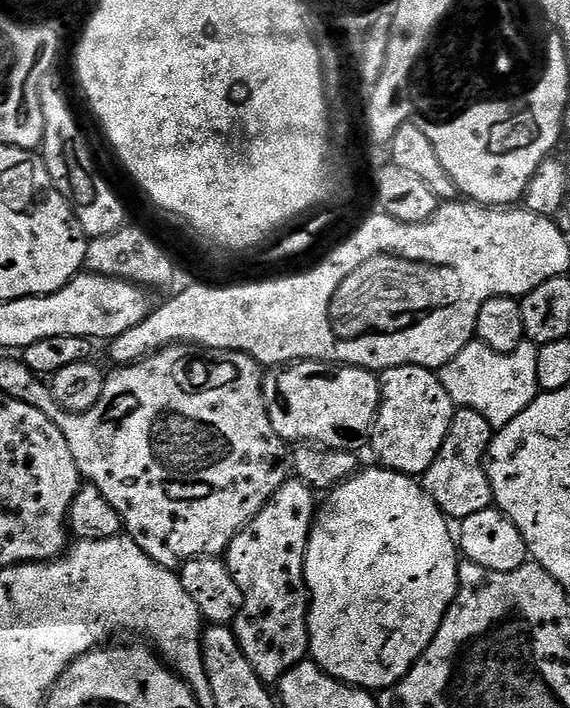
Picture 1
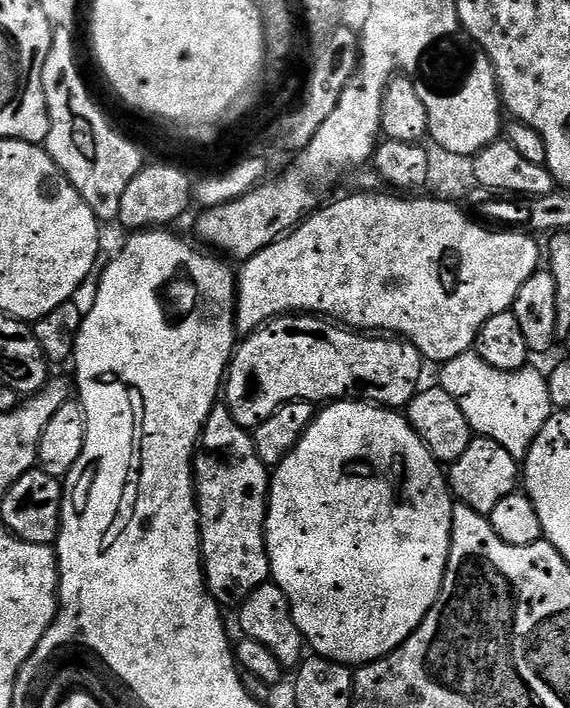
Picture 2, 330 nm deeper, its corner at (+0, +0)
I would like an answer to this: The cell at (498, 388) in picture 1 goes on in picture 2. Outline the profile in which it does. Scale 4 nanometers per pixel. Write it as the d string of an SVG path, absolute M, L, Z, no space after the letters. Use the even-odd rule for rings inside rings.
M473 350L450 358L439 369L438 386L458 402L458 410L466 414L466 422L470 422L473 433L498 442L498 446L507 450L517 462L528 455L534 438L538 438L554 411L547 375L532 367L525 366L513 372L498 370Z

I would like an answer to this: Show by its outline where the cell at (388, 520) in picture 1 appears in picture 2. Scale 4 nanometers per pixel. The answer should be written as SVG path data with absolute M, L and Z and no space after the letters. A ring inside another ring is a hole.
M334 400L317 411L298 446L271 473L268 516L264 519L264 541L272 567L271 579L286 594L294 622L307 647L315 655L336 660L339 664L363 666L389 656L399 644L404 644L406 638L410 638L410 634L414 634L414 630L418 630L422 618L426 618L430 606L434 606L442 590L452 545L453 503L454 497L448 487L445 469L430 454L422 438L418 438L407 415L391 408L381 408L379 404L369 404L366 400Z

